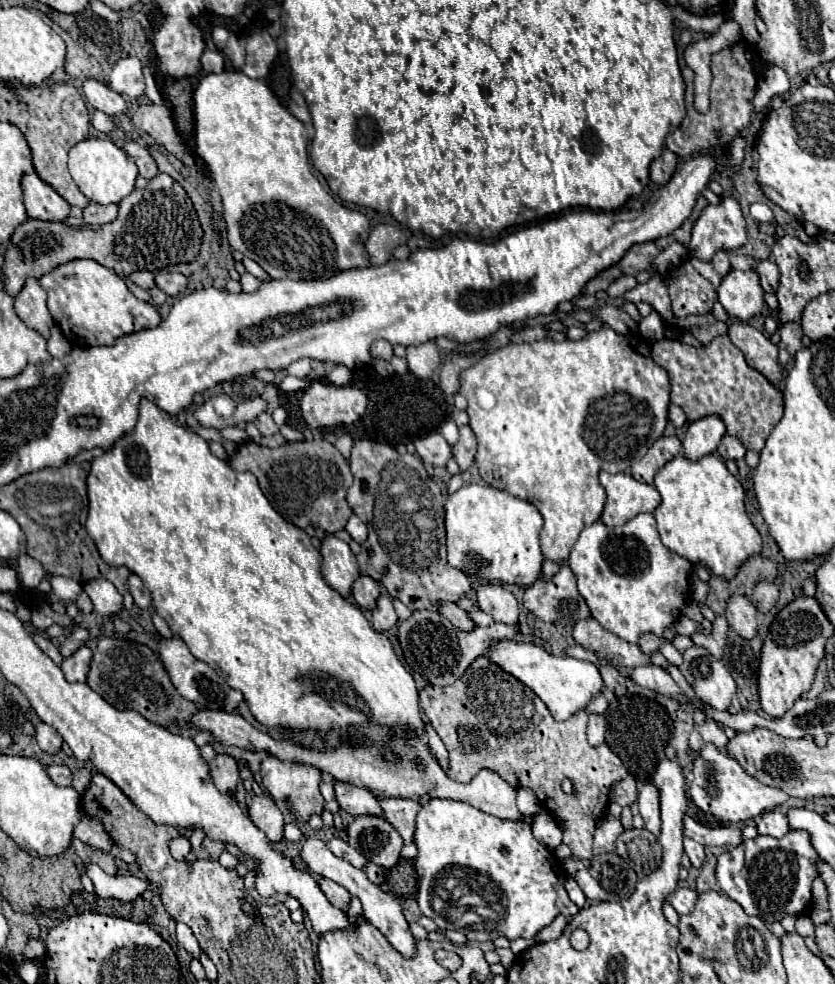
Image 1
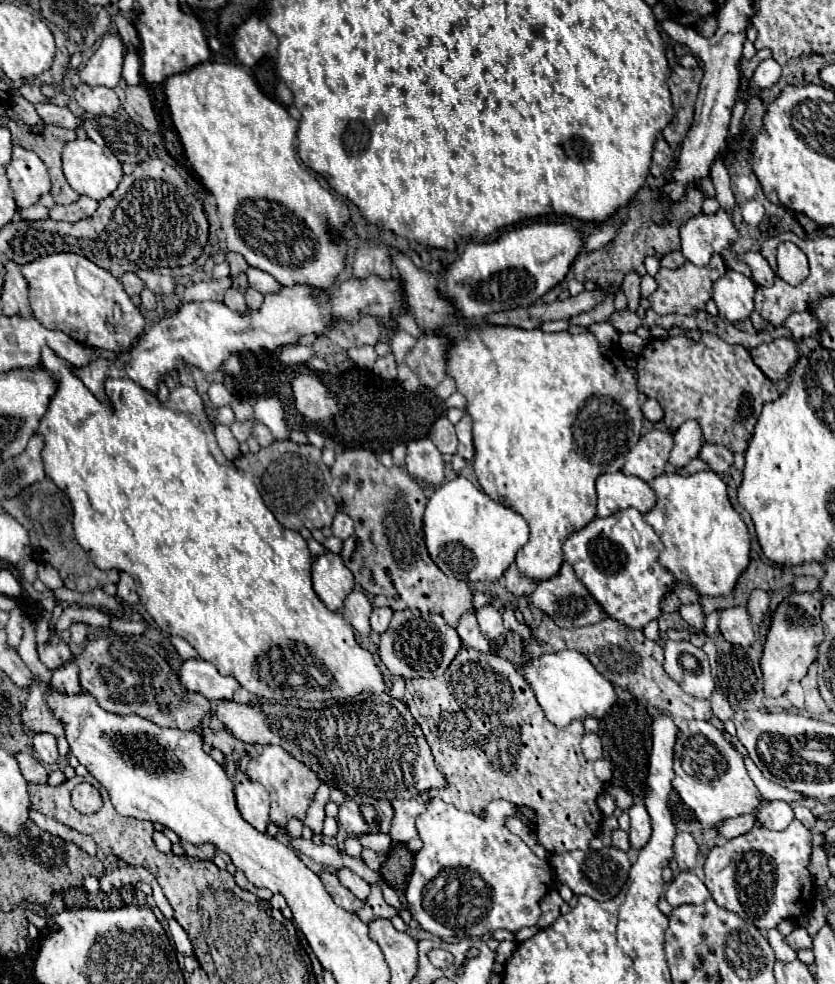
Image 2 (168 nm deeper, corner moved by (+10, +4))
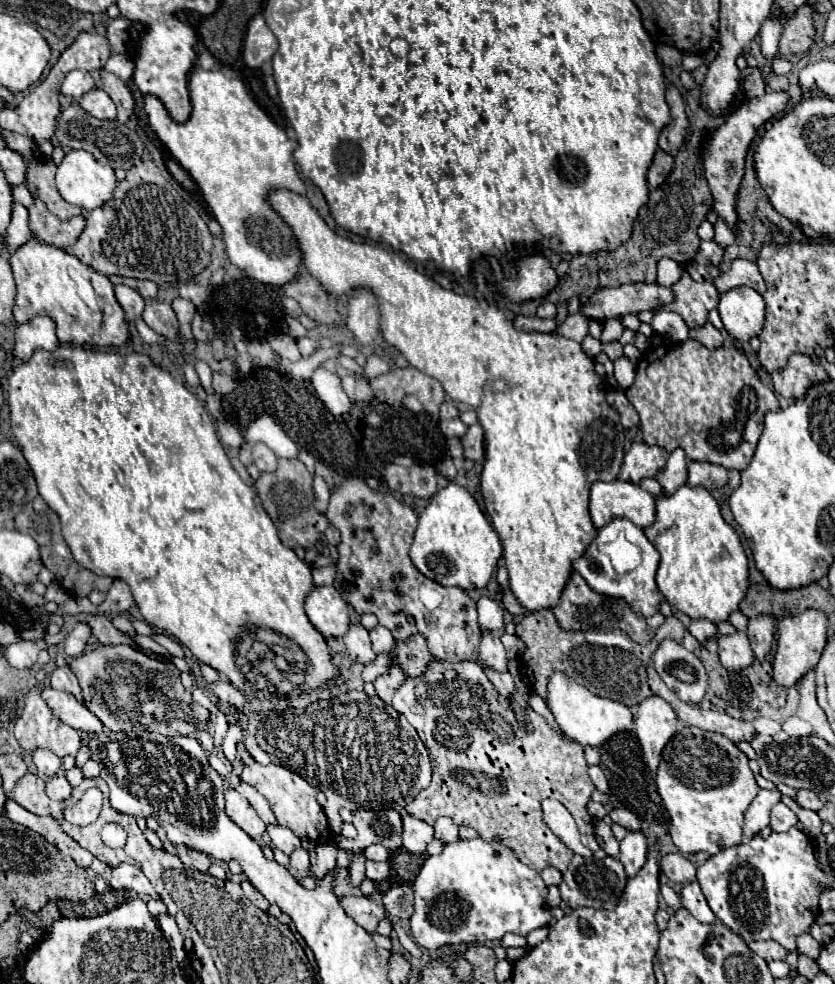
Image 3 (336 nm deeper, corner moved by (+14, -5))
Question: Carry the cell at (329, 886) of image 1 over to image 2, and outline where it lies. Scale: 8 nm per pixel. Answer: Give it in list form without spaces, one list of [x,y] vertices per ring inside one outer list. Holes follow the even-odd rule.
[[[322,871],[322,873],[320,873],[320,879],[322,879],[322,883],[328,887],[328,893],[332,895],[332,899],[334,899],[342,909],[356,913],[356,911],[360,911],[360,909],[364,907],[364,901],[358,899],[352,891],[348,891],[348,889],[338,881],[338,877],[336,877],[334,873]]]

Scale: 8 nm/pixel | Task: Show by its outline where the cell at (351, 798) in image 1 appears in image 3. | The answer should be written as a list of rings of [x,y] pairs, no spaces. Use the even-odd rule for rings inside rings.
[[[358,810],[352,820],[358,836],[354,840],[344,840],[340,846],[344,850],[360,852],[372,844],[384,844],[388,850],[396,850],[402,846],[402,818],[396,810]]]

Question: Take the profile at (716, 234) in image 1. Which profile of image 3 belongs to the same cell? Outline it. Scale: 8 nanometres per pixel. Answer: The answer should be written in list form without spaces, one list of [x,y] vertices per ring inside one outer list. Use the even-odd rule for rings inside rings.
[[[702,240],[698,254],[696,254],[696,262],[706,262],[706,264],[720,264],[724,256],[724,248],[714,242],[714,240]]]

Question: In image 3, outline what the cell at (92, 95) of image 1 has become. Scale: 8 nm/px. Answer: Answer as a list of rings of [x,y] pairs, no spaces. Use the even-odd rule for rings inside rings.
[[[94,88],[94,90],[86,92],[78,104],[94,118],[100,118],[100,120],[114,120],[116,118],[116,106],[114,106],[112,98],[102,88]]]

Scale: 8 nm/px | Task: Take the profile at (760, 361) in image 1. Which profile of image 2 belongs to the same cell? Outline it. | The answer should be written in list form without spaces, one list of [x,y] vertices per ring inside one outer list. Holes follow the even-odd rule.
[[[776,339],[752,349],[752,359],[768,379],[780,381],[788,379],[800,359],[800,353],[792,339]]]

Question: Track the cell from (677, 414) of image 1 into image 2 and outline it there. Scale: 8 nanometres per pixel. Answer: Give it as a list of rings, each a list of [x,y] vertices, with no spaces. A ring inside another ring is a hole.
[[[646,399],[644,405],[642,405],[642,415],[652,421],[652,423],[658,423],[662,419],[662,407],[660,403],[656,403],[654,399]]]

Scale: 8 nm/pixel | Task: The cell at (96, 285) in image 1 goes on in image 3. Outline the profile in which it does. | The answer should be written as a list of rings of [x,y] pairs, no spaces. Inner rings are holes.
[[[32,238],[24,246],[20,246],[10,256],[14,280],[16,280],[16,304],[14,304],[14,318],[18,324],[24,324],[36,316],[48,316],[56,324],[56,334],[62,344],[70,346],[100,346],[100,348],[120,348],[130,340],[128,322],[124,318],[124,310],[120,308],[112,282],[92,270],[90,266],[82,264],[76,256],[64,252],[58,246],[50,246],[38,238]]]

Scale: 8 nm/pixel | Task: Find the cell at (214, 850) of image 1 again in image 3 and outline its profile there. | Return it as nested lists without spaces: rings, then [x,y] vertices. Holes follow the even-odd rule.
[[[178,848],[178,858],[184,862],[186,868],[192,868],[192,870],[200,870],[200,872],[206,872],[210,868],[210,858],[202,852],[196,852],[196,850],[190,850],[190,848]]]

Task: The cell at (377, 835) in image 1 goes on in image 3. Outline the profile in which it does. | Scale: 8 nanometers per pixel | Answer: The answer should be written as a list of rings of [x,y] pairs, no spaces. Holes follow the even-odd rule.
[[[372,844],[364,850],[368,860],[378,860],[378,862],[386,862],[388,860],[388,850],[382,844]]]

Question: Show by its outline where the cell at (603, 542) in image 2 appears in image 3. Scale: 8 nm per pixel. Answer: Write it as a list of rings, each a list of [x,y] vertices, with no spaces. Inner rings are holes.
[[[628,520],[628,522],[622,522],[622,524],[628,524],[628,540],[630,540],[632,544],[636,544],[636,546],[640,548],[640,552],[642,552],[642,562],[640,562],[640,566],[638,566],[636,570],[626,572],[626,574],[618,574],[618,572],[614,570],[614,566],[612,566],[608,554],[604,554],[604,552],[598,548],[596,542],[592,542],[592,544],[586,548],[586,552],[584,552],[578,560],[572,562],[572,568],[586,580],[586,584],[588,584],[594,592],[604,594],[604,596],[612,596],[612,598],[622,598],[622,600],[628,602],[628,606],[630,606],[638,616],[650,618],[654,612],[658,612],[660,604],[666,602],[664,596],[662,596],[662,592],[660,592],[658,586],[656,586],[656,580],[654,580],[656,570],[658,570],[658,562],[660,562],[660,554],[658,554],[658,550],[652,546],[652,542],[644,536],[644,532],[642,532],[638,526],[634,526],[630,520]]]

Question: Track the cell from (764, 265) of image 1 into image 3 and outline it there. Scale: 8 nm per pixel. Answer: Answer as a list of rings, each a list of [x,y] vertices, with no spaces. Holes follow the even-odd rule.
[[[734,260],[730,270],[722,272],[722,276],[718,276],[714,280],[714,284],[716,284],[718,292],[728,292],[728,290],[732,290],[736,286],[750,286],[758,294],[766,292],[762,274],[760,274],[756,262],[750,262],[750,260]]]

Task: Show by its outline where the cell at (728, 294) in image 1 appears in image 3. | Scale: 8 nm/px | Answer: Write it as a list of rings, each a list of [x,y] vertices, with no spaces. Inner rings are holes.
[[[738,286],[720,294],[718,314],[730,336],[738,340],[750,340],[762,330],[766,304],[756,290]]]

